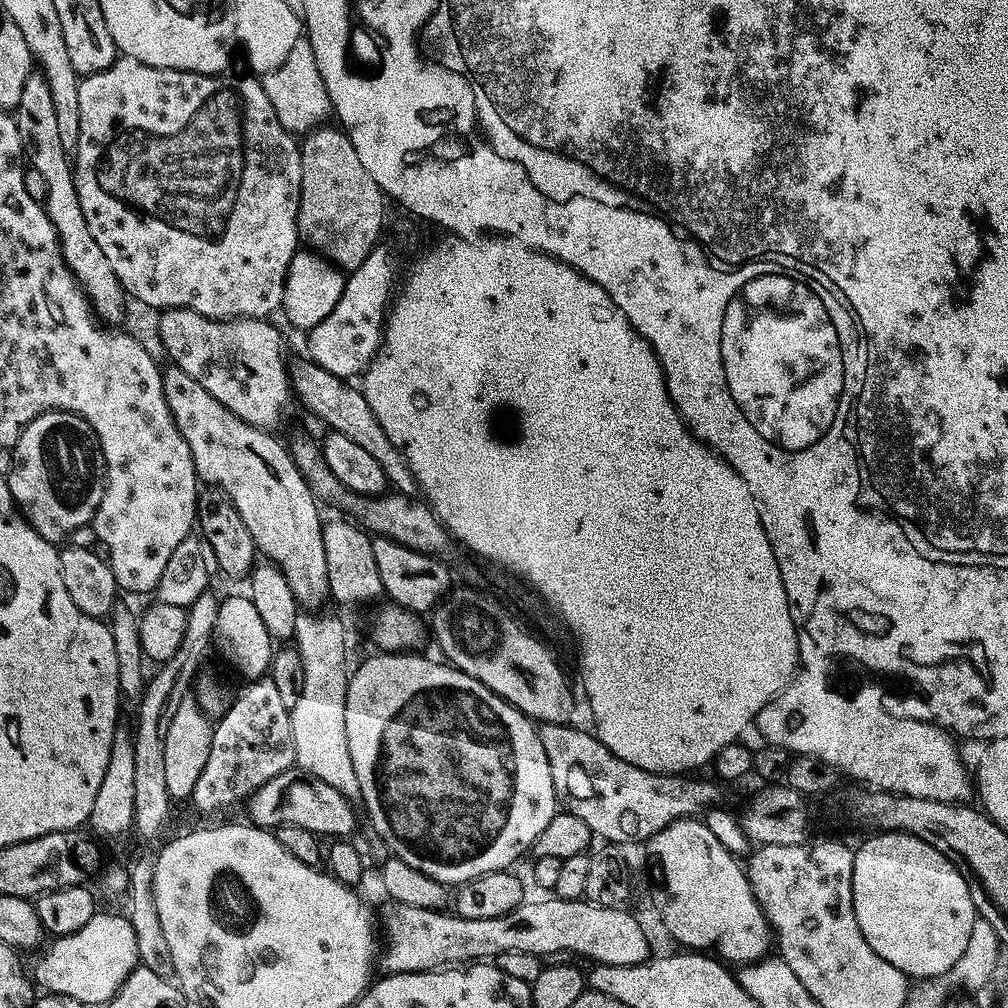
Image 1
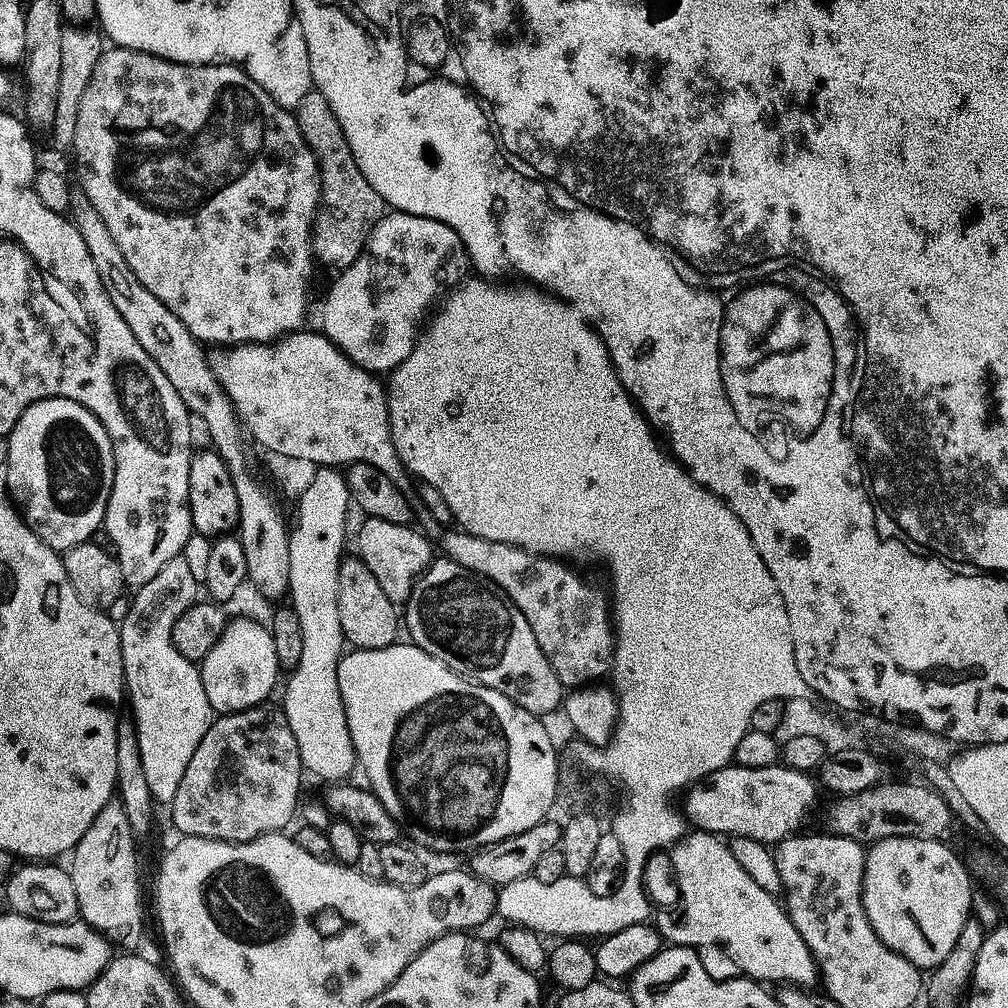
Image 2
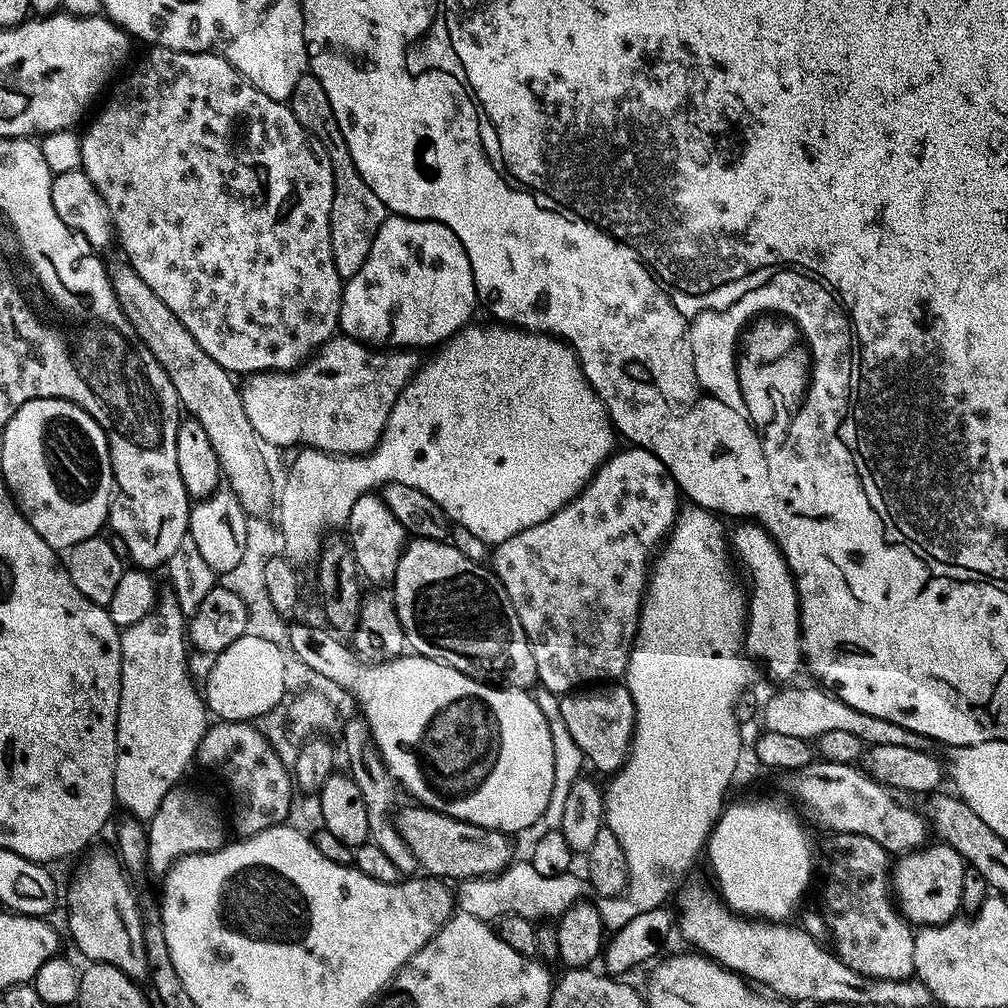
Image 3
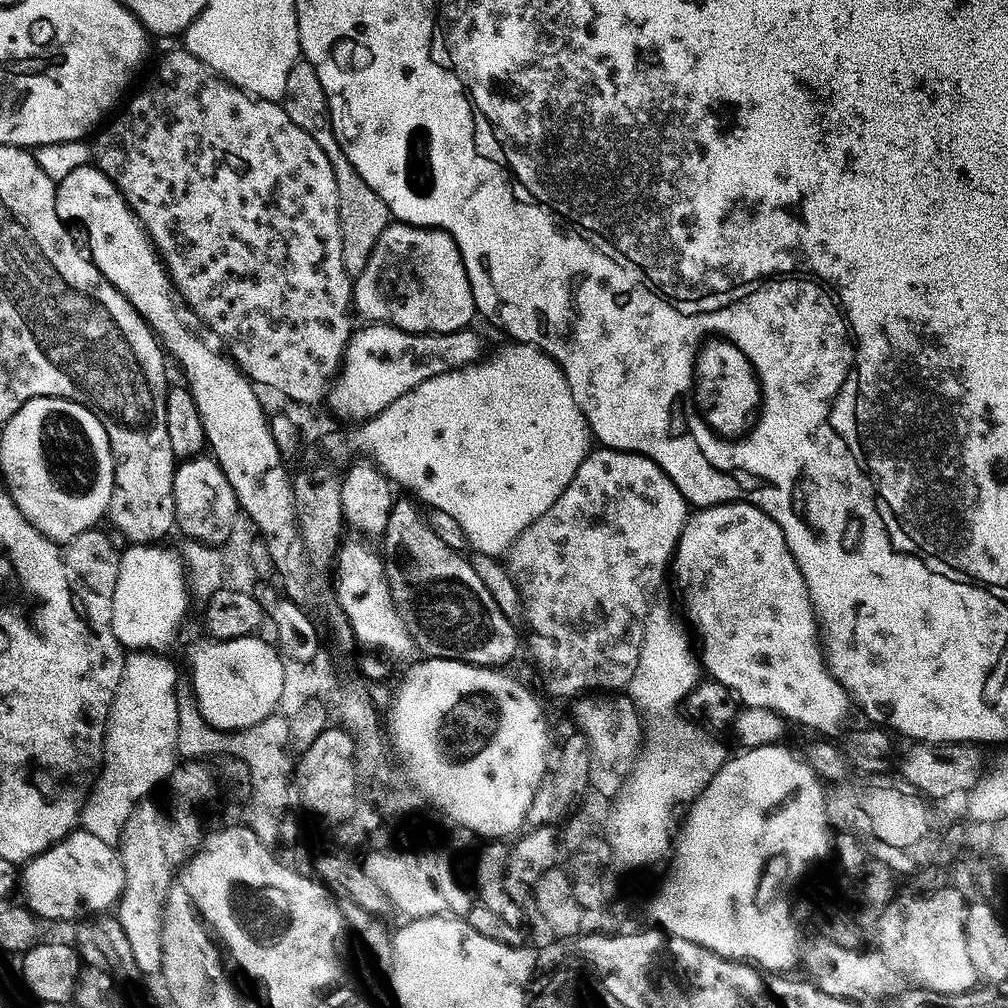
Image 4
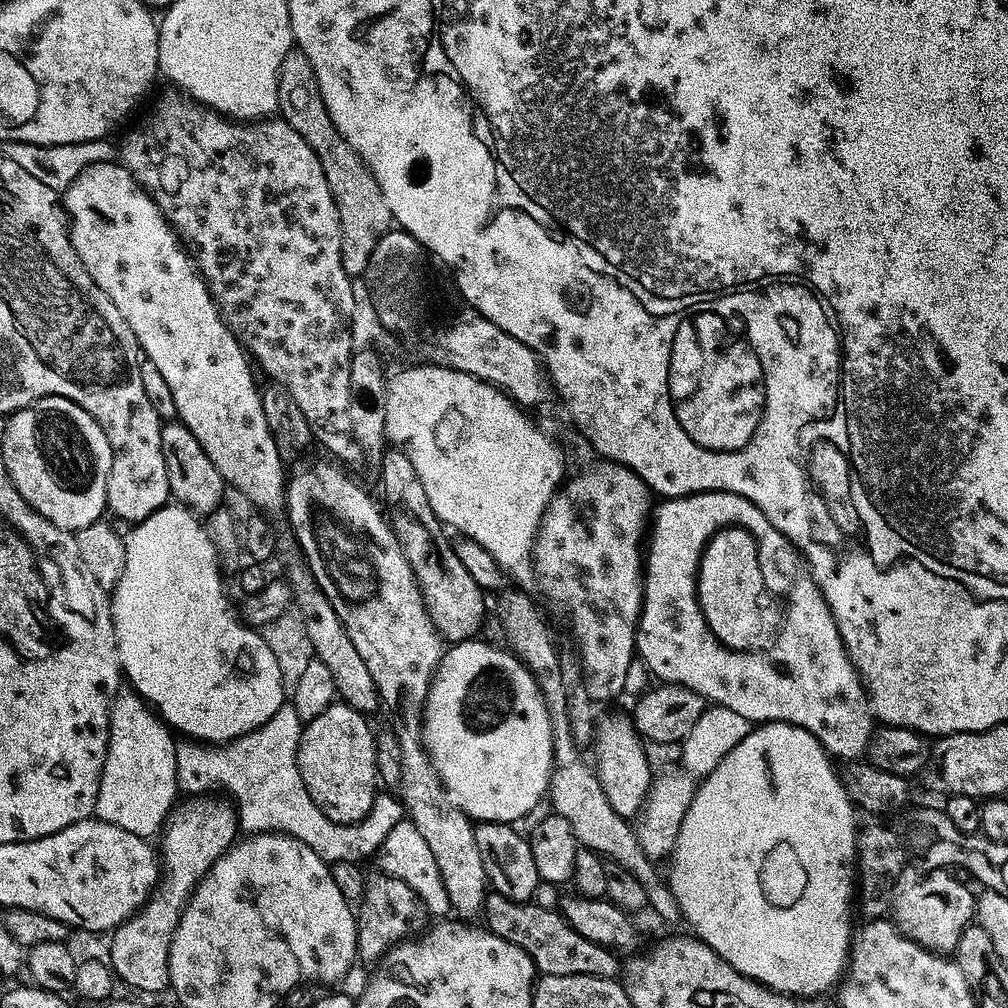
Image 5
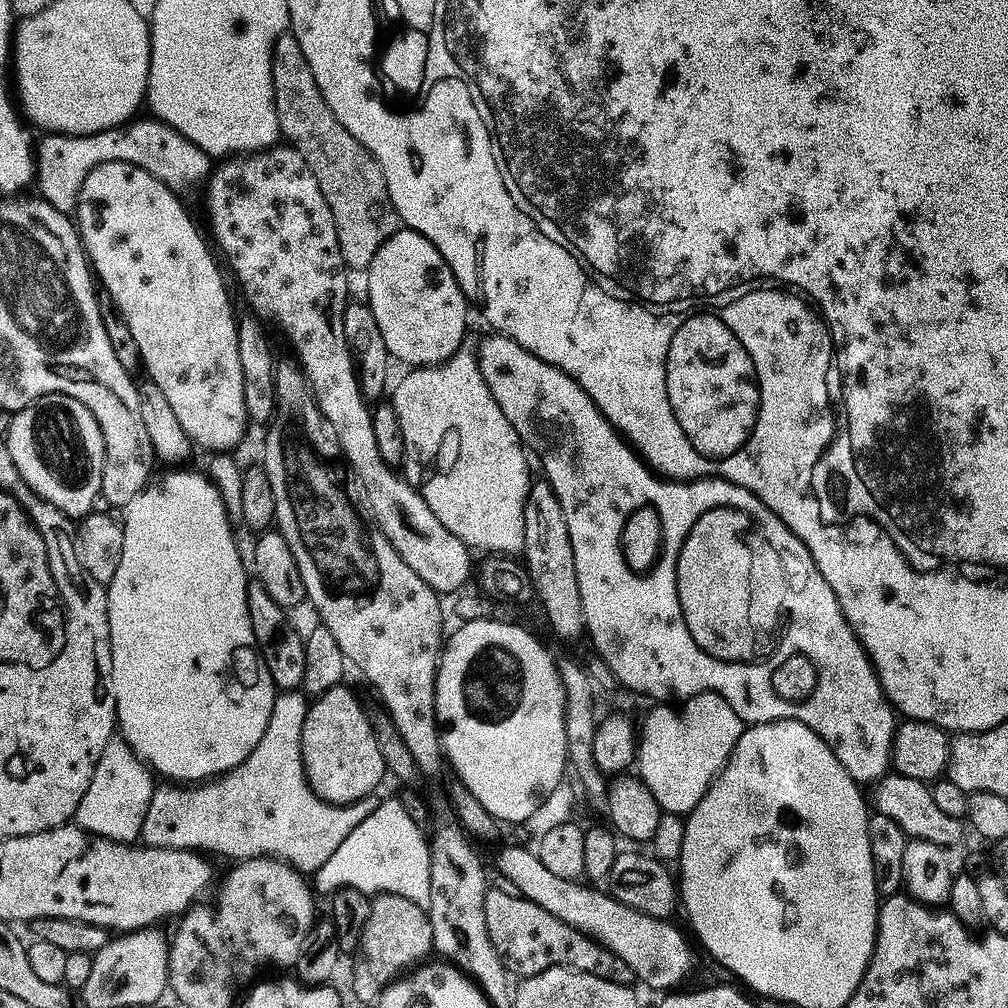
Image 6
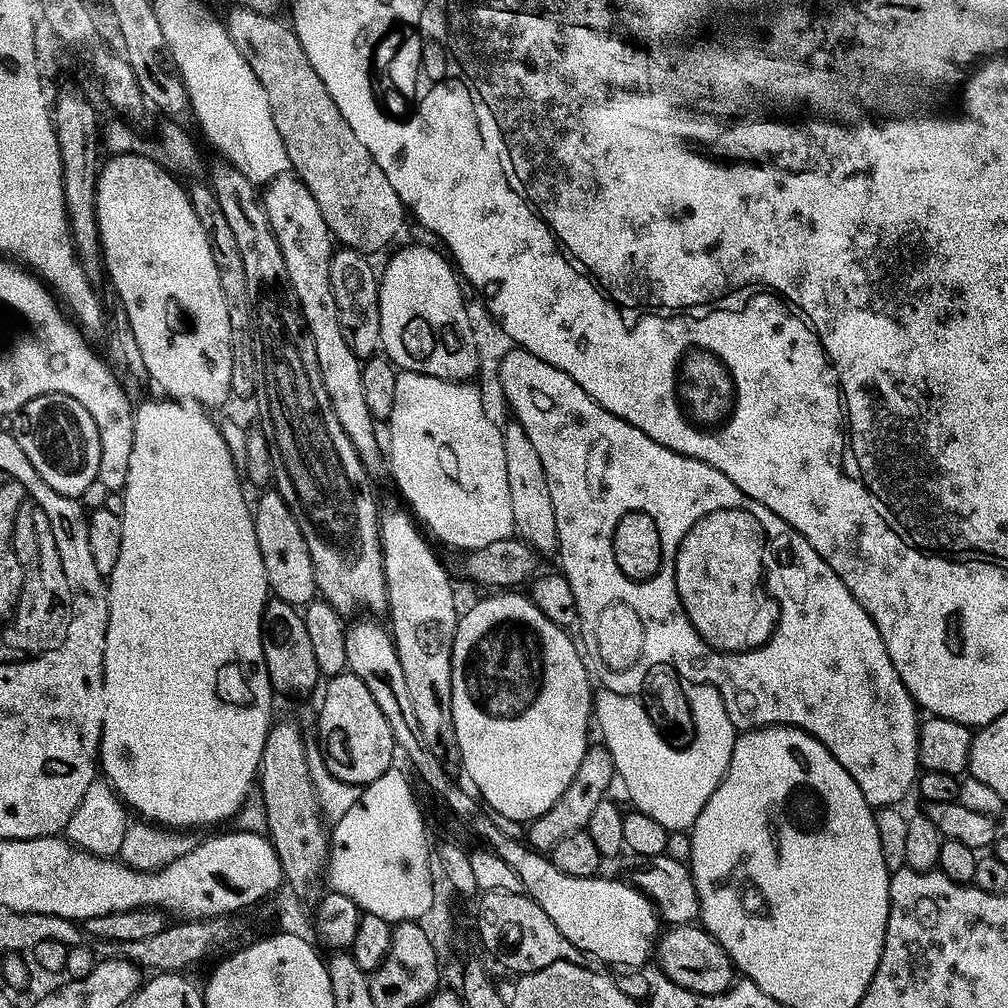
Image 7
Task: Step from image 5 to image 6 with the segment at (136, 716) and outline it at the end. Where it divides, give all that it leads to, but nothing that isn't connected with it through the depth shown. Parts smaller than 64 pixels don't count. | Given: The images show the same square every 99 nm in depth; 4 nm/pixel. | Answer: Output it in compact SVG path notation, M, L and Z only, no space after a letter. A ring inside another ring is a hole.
M116 738L106 748L94 770L94 782L78 806L75 823L92 836L135 845L143 834L143 824L157 787L158 780L152 769L133 752L129 744Z

